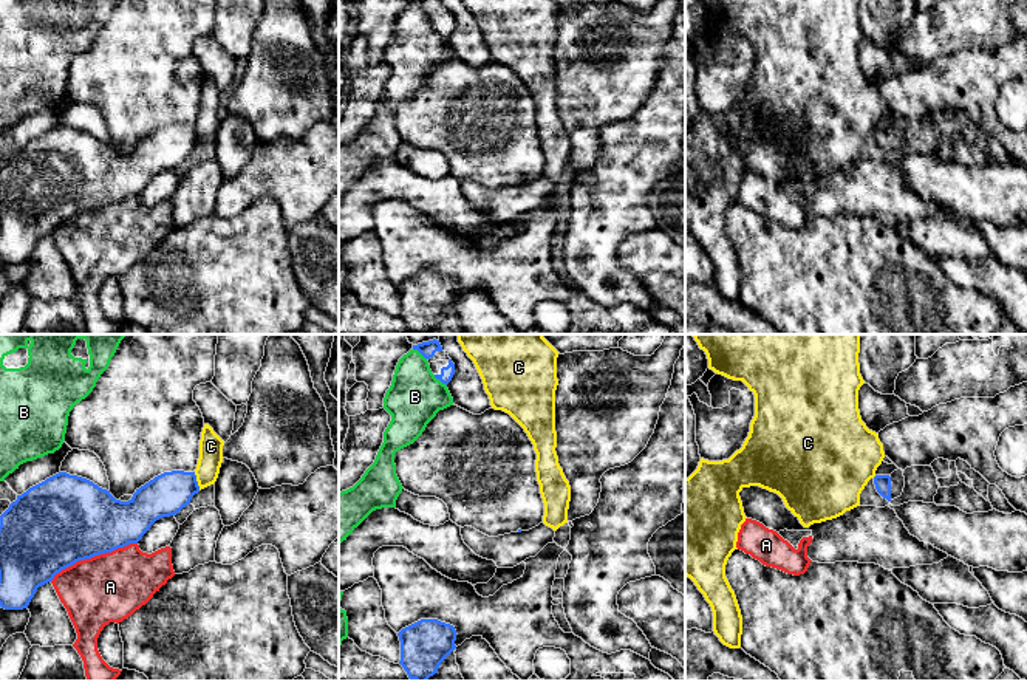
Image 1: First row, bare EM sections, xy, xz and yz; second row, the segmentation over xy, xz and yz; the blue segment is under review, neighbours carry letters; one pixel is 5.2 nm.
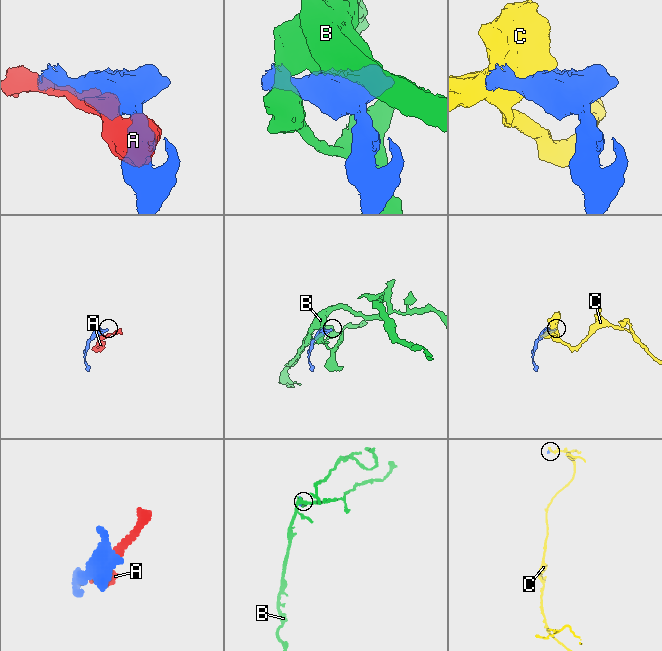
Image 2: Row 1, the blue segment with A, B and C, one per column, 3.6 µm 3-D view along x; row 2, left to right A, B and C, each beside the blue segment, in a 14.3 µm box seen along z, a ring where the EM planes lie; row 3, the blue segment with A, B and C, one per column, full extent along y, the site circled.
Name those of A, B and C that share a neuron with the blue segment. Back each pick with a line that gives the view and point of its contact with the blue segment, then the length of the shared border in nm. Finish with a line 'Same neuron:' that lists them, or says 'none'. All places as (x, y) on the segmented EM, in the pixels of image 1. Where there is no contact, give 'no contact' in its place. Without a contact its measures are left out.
Same neuron: none

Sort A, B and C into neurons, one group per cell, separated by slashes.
A / B / C

